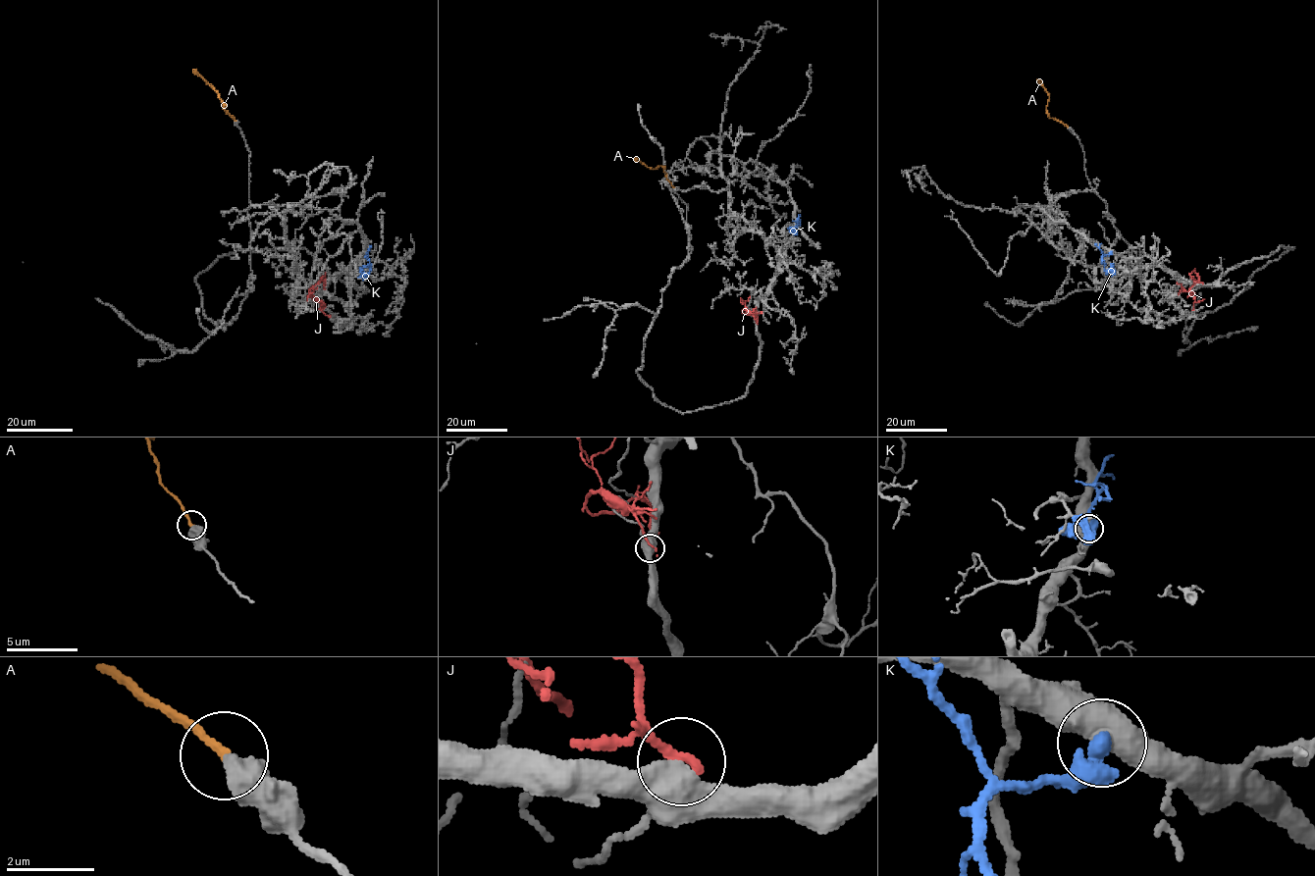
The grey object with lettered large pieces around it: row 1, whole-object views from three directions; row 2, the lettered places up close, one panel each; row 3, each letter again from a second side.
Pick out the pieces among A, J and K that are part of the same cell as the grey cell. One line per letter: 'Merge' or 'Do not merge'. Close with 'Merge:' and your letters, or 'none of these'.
A: Merge
J: Do not merge
K: Do not merge
Merge: A

